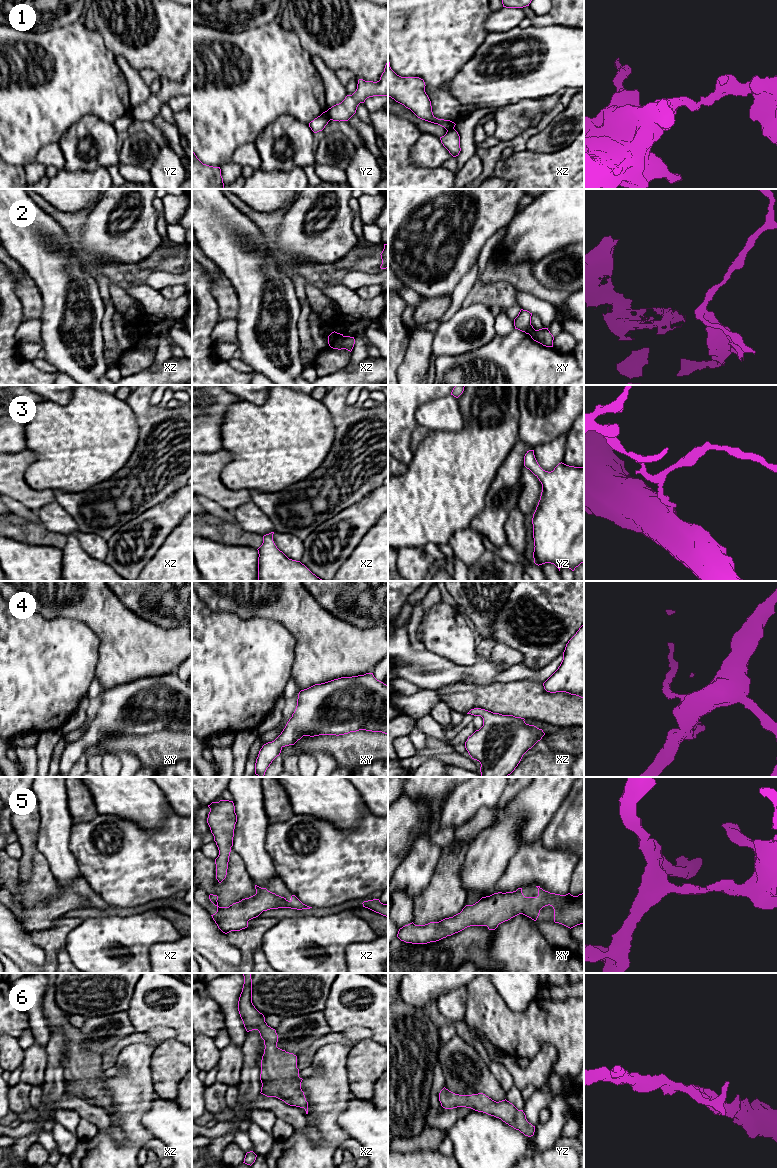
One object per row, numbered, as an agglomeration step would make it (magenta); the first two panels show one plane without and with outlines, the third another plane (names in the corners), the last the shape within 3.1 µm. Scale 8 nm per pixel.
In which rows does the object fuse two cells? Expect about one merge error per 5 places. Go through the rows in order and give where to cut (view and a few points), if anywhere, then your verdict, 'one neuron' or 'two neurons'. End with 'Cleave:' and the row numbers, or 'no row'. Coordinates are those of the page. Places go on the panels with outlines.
1: yz (326, 111), (330, 119) | two neurons
2: xz (343, 336), (331, 347) | two neurons
3: no cut | one neuron
4: no cut | one neuron
5: no cut | one neuron
6: no cut | one neuron
Cleave: 1, 2

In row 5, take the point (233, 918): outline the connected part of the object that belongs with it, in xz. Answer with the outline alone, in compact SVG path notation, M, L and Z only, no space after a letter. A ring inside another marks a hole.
M255 885L256 894L233 903L229 907L218 906L218 896L210 894L210 901L217 907L217 912L212 916L218 928L225 934L231 931L240 931L248 927L248 921L258 917L263 911L278 908L291 909L310 909L303 904L295 895L291 896L291 900L276 895Z

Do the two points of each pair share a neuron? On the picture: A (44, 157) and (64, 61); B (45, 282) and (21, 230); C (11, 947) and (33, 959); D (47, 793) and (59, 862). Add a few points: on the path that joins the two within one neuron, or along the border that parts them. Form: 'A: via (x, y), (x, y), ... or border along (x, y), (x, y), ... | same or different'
A: border along (57, 142), (46, 142), (38, 151), (35, 160) | different
B: via (45, 269), (45, 254), (34, 243) | same
C: via (16, 947), (28, 957) | same
D: via (54, 810), (54, 845) | same

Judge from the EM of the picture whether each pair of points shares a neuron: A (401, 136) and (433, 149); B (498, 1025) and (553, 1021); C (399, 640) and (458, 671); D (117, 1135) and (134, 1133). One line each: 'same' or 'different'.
A: different
B: same
C: same
D: different

